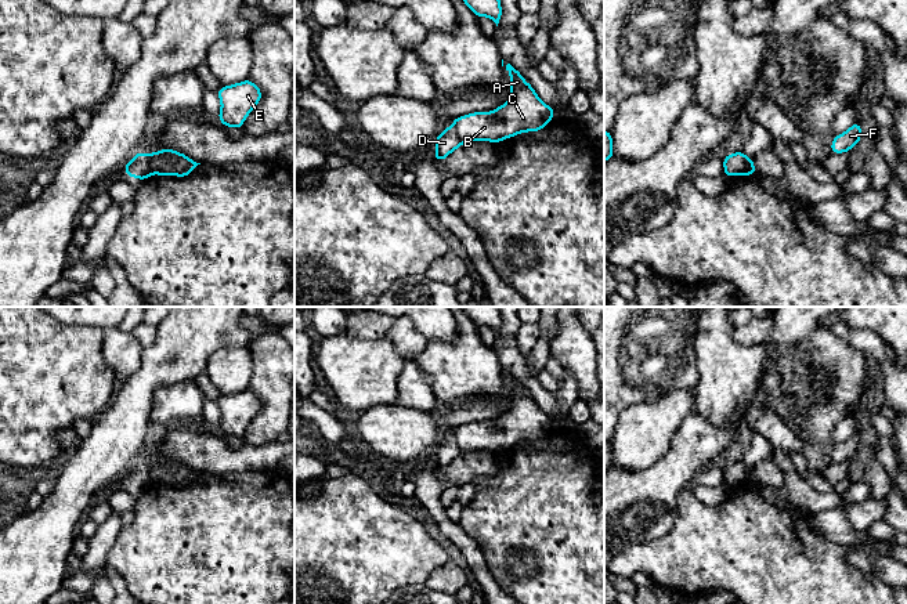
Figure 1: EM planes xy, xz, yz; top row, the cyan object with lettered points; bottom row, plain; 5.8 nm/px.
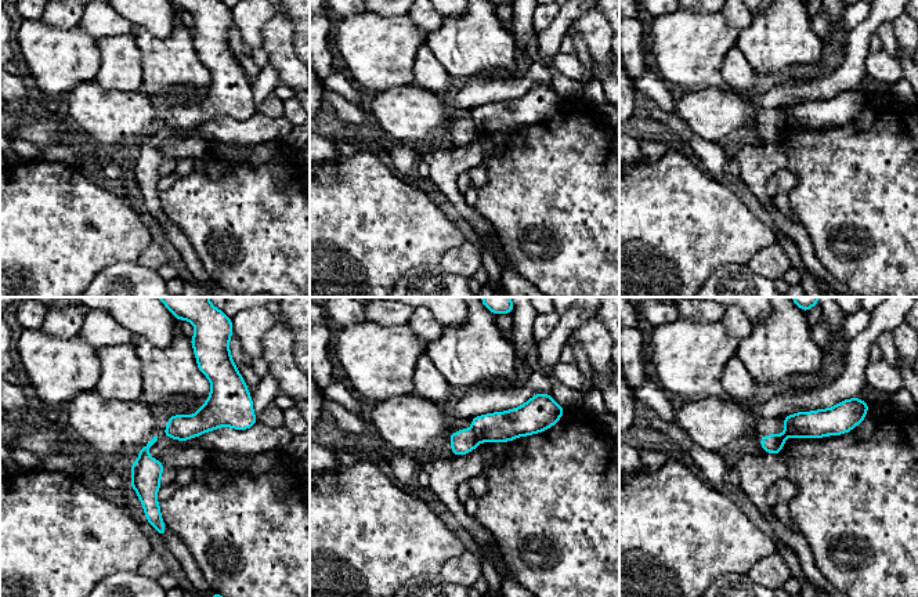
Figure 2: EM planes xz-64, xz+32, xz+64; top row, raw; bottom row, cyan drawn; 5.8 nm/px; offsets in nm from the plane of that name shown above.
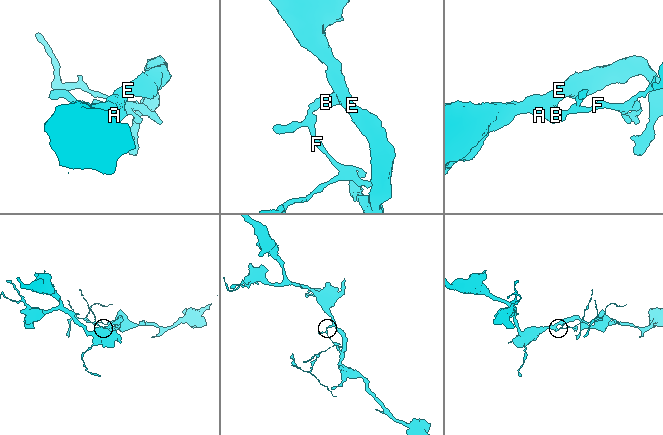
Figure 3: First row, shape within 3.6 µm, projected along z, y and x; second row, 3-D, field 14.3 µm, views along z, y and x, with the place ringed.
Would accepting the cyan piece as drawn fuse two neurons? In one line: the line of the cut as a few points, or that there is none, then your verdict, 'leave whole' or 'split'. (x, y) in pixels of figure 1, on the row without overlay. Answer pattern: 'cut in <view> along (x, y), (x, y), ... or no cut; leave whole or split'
cut in xy along (147, 465), (152, 483); split

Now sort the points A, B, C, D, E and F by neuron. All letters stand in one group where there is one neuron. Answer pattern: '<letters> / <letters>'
A B C E / D F

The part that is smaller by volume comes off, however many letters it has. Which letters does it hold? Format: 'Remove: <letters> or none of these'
Remove: D, F

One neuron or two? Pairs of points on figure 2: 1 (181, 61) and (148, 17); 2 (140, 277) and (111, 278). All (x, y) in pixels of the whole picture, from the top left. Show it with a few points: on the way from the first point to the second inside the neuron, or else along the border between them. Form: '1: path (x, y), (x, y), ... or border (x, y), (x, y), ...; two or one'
1: border (177, 15), (173, 31), (163, 38), (134, 26); two
2: path (133, 278), (118, 278); one

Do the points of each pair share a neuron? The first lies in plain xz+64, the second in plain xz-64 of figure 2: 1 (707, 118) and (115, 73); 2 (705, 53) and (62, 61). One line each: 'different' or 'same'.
1: different
2: same

